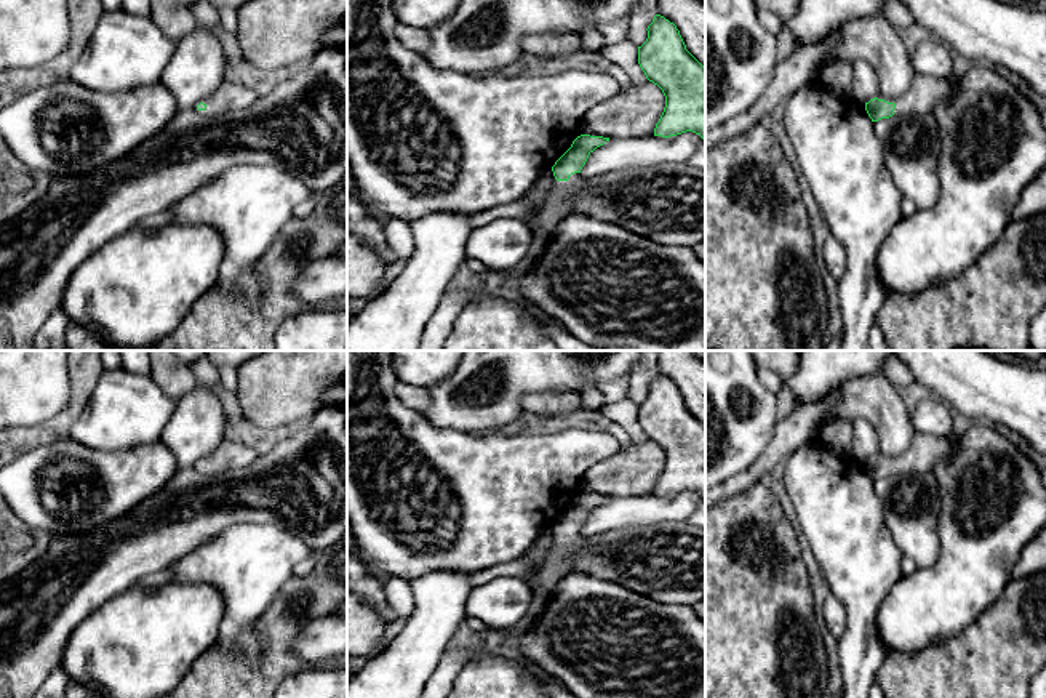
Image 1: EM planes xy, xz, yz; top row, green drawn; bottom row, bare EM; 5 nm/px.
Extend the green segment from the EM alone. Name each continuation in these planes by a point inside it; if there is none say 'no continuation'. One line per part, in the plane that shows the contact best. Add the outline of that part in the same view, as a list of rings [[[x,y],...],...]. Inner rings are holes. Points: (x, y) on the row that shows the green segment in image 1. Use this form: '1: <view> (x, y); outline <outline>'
1: yz (925, 93); outline [[[916,74],[908,91],[897,98],[886,98],[878,94],[878,99],[894,102],[894,115],[924,115],[934,110],[939,102],[944,102],[952,93],[950,78],[936,78]]]

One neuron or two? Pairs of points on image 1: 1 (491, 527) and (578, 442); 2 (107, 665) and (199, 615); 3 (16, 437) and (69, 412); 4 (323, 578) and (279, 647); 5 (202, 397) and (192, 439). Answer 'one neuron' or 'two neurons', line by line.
1: one neuron
2: one neuron
3: one neuron
4: one neuron
5: one neuron

